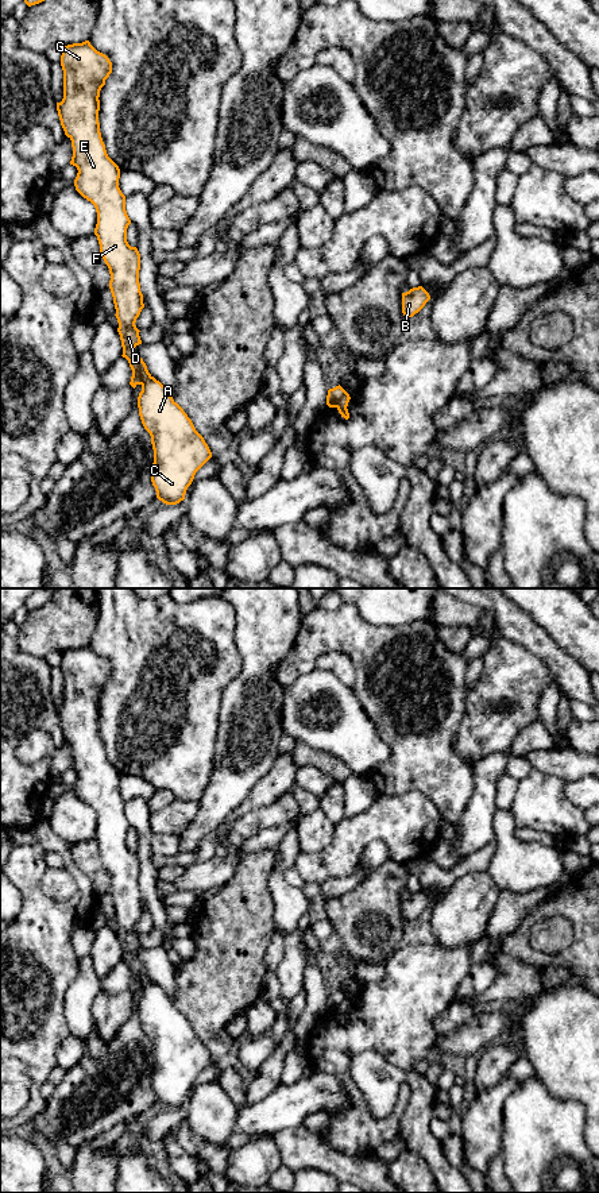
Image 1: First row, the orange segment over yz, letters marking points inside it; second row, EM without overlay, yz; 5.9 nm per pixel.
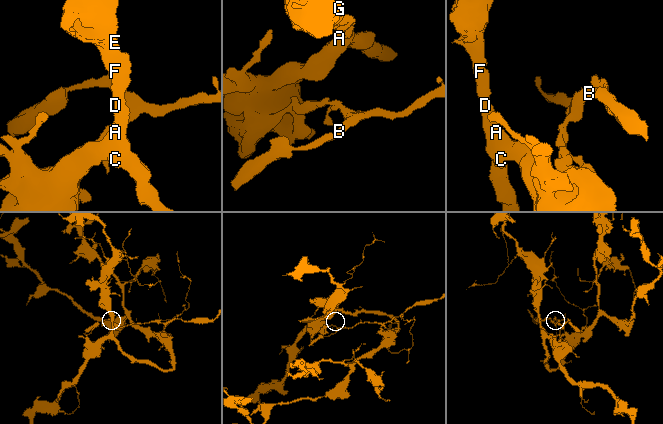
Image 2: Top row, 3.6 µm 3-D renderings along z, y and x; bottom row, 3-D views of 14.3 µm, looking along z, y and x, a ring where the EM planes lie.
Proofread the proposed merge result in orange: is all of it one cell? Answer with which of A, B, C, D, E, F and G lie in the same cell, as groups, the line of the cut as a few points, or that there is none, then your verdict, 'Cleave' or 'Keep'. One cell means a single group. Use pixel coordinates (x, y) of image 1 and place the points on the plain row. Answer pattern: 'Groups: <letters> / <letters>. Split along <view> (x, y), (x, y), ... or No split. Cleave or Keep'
Groups: A C D E F G / B. Split along yz (344, 995), (336, 1011). Cleave

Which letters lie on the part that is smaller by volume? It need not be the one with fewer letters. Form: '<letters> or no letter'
B

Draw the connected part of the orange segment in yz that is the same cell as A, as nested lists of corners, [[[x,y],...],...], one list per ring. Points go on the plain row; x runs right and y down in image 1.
[[[85,645],[62,653],[61,671],[63,675],[63,703],[57,707],[57,715],[65,740],[72,745],[73,761],[70,769],[78,775],[74,784],[76,795],[90,806],[97,816],[94,839],[100,849],[100,858],[111,879],[109,893],[119,927],[121,961],[128,965],[132,974],[130,989],[134,993],[138,989],[142,991],[138,1012],[142,1028],[151,1041],[154,1054],[151,1086],[159,1105],[166,1109],[177,1109],[185,1104],[186,1094],[196,1077],[212,1062],[212,1057],[204,1042],[196,1035],[192,1024],[173,1004],[170,996],[148,977],[146,968],[135,957],[135,951],[142,949],[140,935],[135,927],[144,912],[139,888],[140,858],[136,852],[131,852],[127,846],[127,833],[131,825],[125,815],[125,800],[119,792],[120,773],[107,758],[98,727],[100,695],[112,677],[112,667],[105,659],[97,656],[89,645]]]

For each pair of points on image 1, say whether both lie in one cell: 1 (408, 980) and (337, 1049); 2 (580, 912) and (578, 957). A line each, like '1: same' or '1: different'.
1: same
2: same

